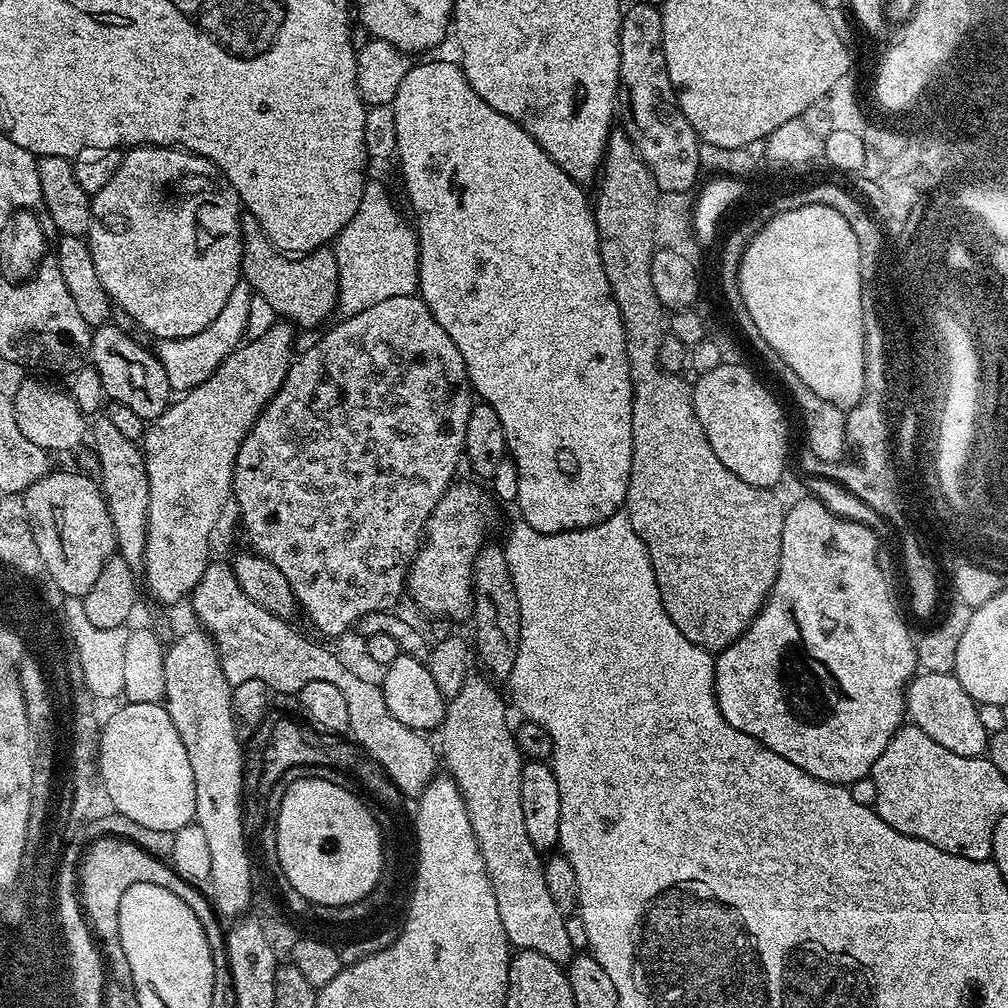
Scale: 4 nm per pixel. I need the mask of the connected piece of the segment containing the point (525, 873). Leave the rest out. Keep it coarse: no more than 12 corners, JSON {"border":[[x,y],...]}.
{"border":[[472,674],[447,701],[442,764],[470,814],[513,949],[567,966],[566,916],[526,835],[525,758]]}

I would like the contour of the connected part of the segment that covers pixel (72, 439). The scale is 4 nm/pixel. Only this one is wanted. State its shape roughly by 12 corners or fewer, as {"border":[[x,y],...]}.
{"border":[[24,380],[14,422],[50,454],[76,447],[87,419],[71,393]]}

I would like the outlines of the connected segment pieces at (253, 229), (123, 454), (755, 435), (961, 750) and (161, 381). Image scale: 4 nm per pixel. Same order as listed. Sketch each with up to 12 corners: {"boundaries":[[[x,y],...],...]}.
{"boundaries":[[[241,215],[243,279],[277,317],[316,328],[337,311],[331,247],[281,252]],[[93,419],[117,555],[144,567],[150,498],[143,451]],[[746,365],[691,385],[726,470],[755,488],[786,475],[788,424]],[[921,671],[906,716],[938,746],[984,756],[978,705],[951,672]],[[115,323],[92,334],[90,360],[109,401],[145,422],[174,391],[155,351]]]}

